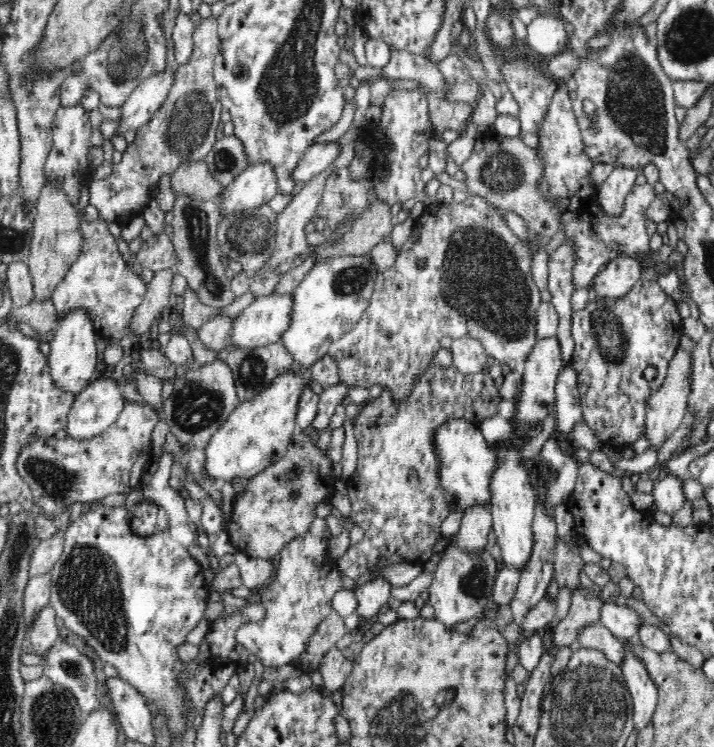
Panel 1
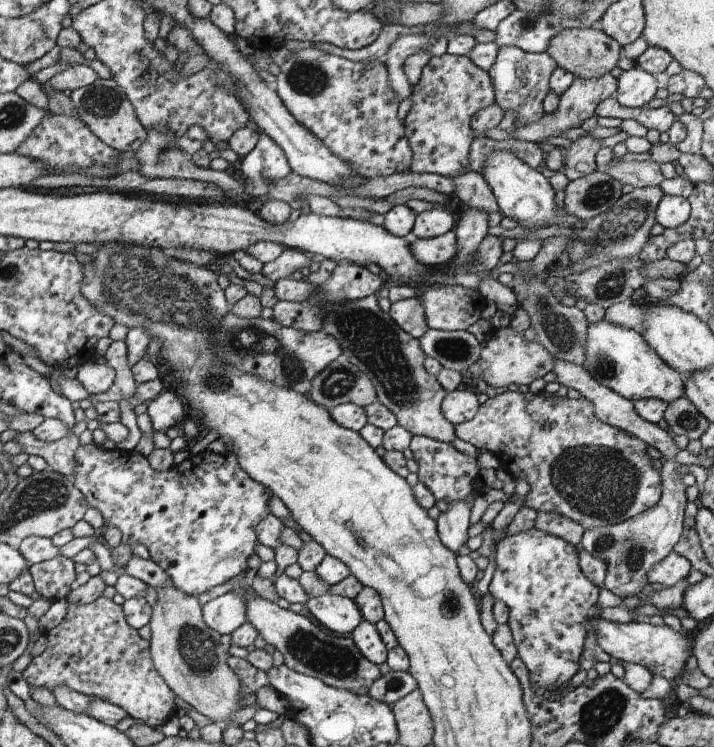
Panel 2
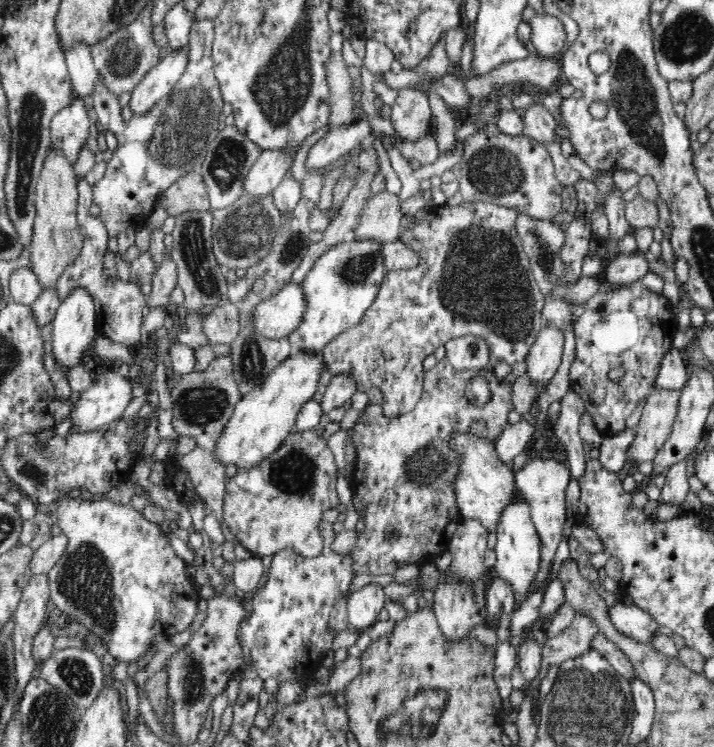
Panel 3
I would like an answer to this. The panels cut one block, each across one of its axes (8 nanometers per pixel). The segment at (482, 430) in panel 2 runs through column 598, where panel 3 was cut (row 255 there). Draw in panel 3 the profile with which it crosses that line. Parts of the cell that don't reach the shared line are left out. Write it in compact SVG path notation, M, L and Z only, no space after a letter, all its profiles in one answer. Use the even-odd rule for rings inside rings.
M465 199L458 207L447 204L442 207L434 205L428 214L418 219L409 233L404 232L400 238L406 247L410 247L410 250L418 253L419 262L416 268L387 271L374 303L364 312L361 322L352 328L348 328L346 332L338 334L332 342L326 344L326 347L320 353L331 374L352 375L354 382L356 382L357 390L360 390L360 392L367 392L372 386L381 390L383 394L383 404L381 406L383 407L384 415L389 418L395 418L396 416L412 412L417 406L417 402L420 400L423 391L425 371L422 367L424 359L434 354L440 346L445 346L452 338L464 335L480 336L488 344L490 353L503 362L511 366L518 364L518 362L524 362L531 350L532 344L537 340L537 336L544 326L542 310L545 306L545 297L540 292L538 284L532 278L533 273L531 272L528 255L523 249L522 241L516 230L515 222L519 214L516 209L484 201L478 202L478 200Z

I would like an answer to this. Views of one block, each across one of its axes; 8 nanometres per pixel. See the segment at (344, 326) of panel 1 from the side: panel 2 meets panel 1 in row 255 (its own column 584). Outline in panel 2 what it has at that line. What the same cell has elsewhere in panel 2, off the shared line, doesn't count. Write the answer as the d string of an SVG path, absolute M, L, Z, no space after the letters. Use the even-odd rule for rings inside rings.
M606 318L594 324L587 322L584 352L586 360L582 368L598 384L610 388L628 400L658 398L670 403L684 395L684 377L668 366L635 330L612 324Z

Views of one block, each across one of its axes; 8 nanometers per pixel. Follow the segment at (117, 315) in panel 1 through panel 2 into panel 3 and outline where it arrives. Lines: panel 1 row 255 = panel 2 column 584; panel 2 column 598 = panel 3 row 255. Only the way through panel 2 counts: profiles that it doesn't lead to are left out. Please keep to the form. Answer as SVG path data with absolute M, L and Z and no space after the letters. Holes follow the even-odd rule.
M84 178L77 182L78 202L77 202L77 223L83 236L83 245L80 254L62 272L60 279L56 282L55 288L58 291L58 297L64 302L70 291L76 288L88 290L89 296L94 302L97 327L99 333L110 338L113 342L125 345L135 350L140 345L140 329L143 324L143 314L146 310L147 300L142 293L140 284L132 279L127 283L121 282L117 278L112 281L104 273L104 253L108 250L108 233L105 224L100 217L90 215L90 206L93 203L92 185Z

